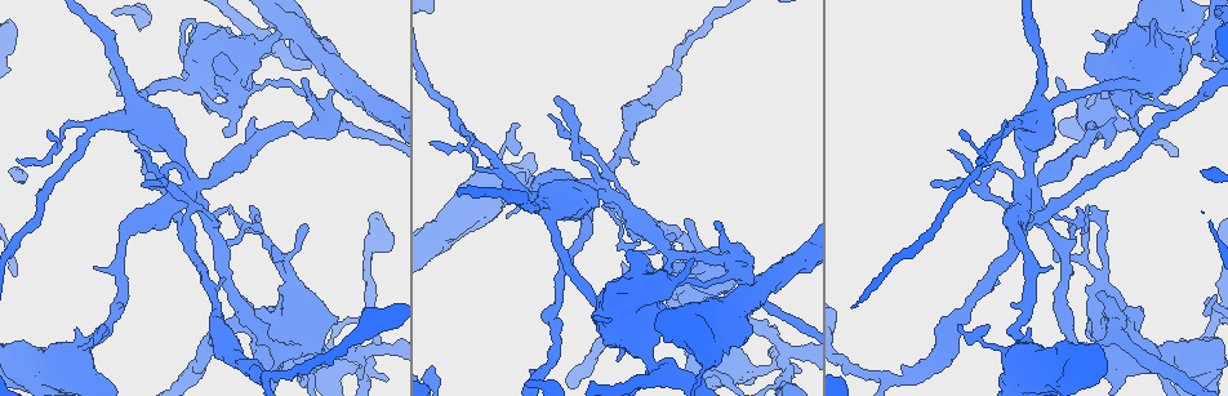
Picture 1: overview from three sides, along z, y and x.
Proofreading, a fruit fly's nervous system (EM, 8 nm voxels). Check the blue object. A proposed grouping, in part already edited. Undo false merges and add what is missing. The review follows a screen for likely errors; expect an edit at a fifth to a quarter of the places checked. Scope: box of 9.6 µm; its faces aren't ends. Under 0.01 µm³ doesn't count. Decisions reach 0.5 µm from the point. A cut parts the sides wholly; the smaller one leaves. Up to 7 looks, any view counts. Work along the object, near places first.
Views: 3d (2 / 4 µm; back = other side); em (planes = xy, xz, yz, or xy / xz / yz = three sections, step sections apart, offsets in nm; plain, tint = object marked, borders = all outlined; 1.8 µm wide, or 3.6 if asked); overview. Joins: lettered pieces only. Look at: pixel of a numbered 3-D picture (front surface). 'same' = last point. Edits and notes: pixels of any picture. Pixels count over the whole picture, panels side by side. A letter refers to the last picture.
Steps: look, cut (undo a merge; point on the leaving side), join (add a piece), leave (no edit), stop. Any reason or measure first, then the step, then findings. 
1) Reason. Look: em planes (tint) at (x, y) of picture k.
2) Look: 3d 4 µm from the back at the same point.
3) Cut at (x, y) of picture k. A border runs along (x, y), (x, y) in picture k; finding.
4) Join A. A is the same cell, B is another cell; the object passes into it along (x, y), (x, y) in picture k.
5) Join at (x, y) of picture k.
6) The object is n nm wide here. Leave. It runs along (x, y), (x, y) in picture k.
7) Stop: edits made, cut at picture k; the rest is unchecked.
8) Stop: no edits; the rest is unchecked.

Side arm on a straight run. Look: 3d 2 µm at (324, 349) of picture 1.

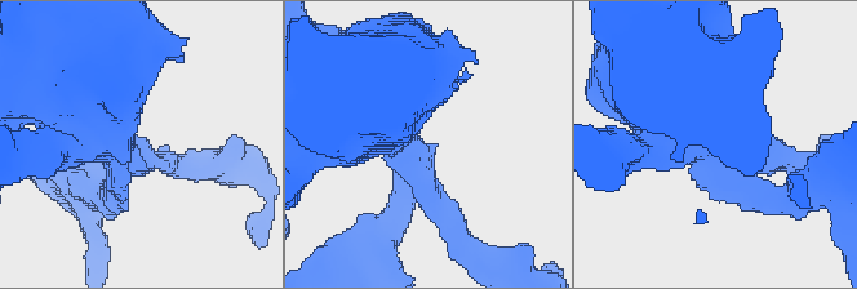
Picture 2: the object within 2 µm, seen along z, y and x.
3 arms meet here; the arms are 200, 280, 320 nm wide. Look: em planes (tint) at (421, 173) of picture 2.

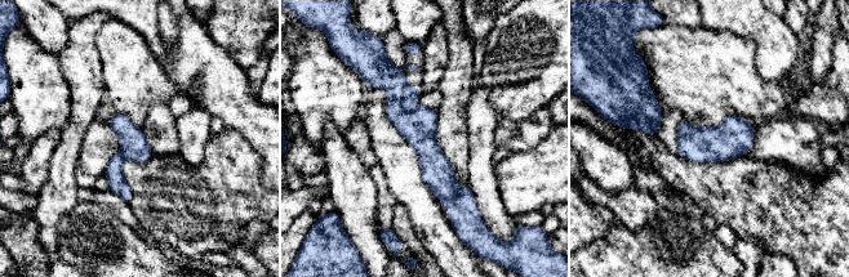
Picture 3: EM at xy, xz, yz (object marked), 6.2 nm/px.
Look: em planes (borders) at the same point.

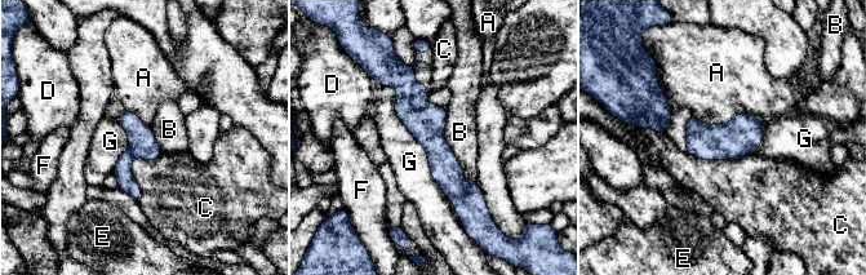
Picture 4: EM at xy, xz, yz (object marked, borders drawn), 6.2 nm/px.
Cut at (420, 89) of picture 4. A, B, C, D, E, F and G are other cells; a border runs along (416, 83), (412, 91), (414, 109) in picture 4; two cells meet here.

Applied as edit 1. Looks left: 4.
Side arm on a straight run. Look: 3d 2 µm from the back at (103, 124) of picture 1.

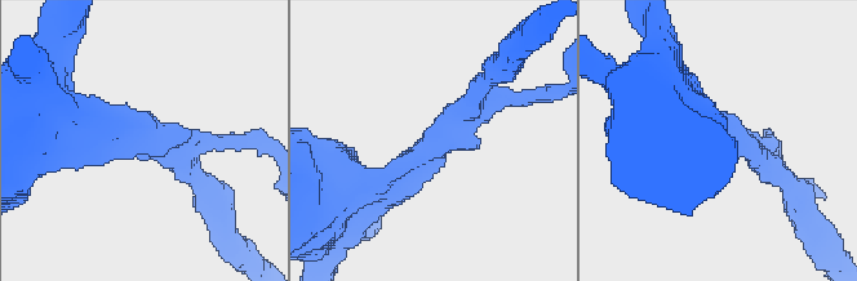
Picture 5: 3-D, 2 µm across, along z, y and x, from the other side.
3 arms meet here; need the tissue. Look: em yz step 16 (tint) at (154, 136) of picture 5.

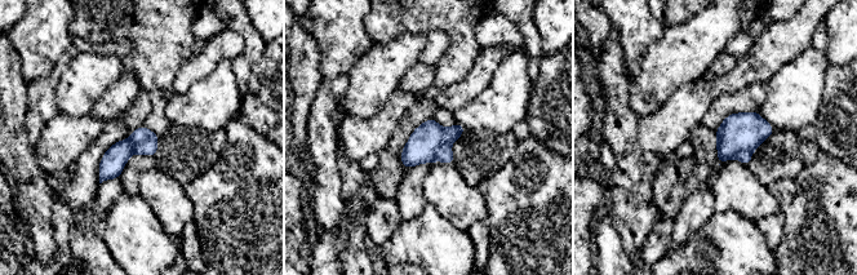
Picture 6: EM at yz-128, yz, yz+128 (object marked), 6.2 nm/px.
See the neighbours. Look: em yz step 16 (borders) at the same point.

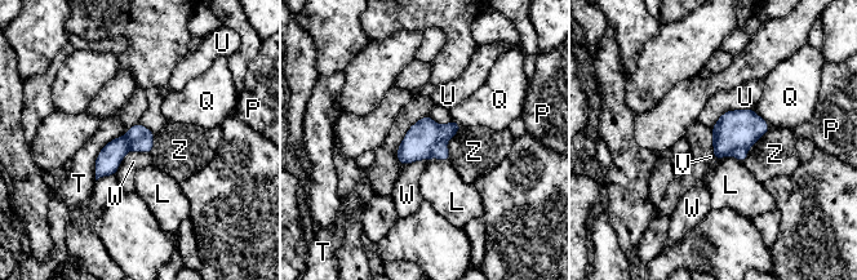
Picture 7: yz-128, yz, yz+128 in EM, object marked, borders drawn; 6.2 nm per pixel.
The longest contact is with T, 380 nm. Cut at (418, 142) of picture 7. L, P, Q, T, U, V, W and Z are other cells; a border runs along (445, 141), (434, 145), (431, 156) in picture 7; a second cell is stuck on.

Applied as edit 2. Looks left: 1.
Stop: edits made, cut at picture 4, cut at picture 7; the rest is unchecked.

